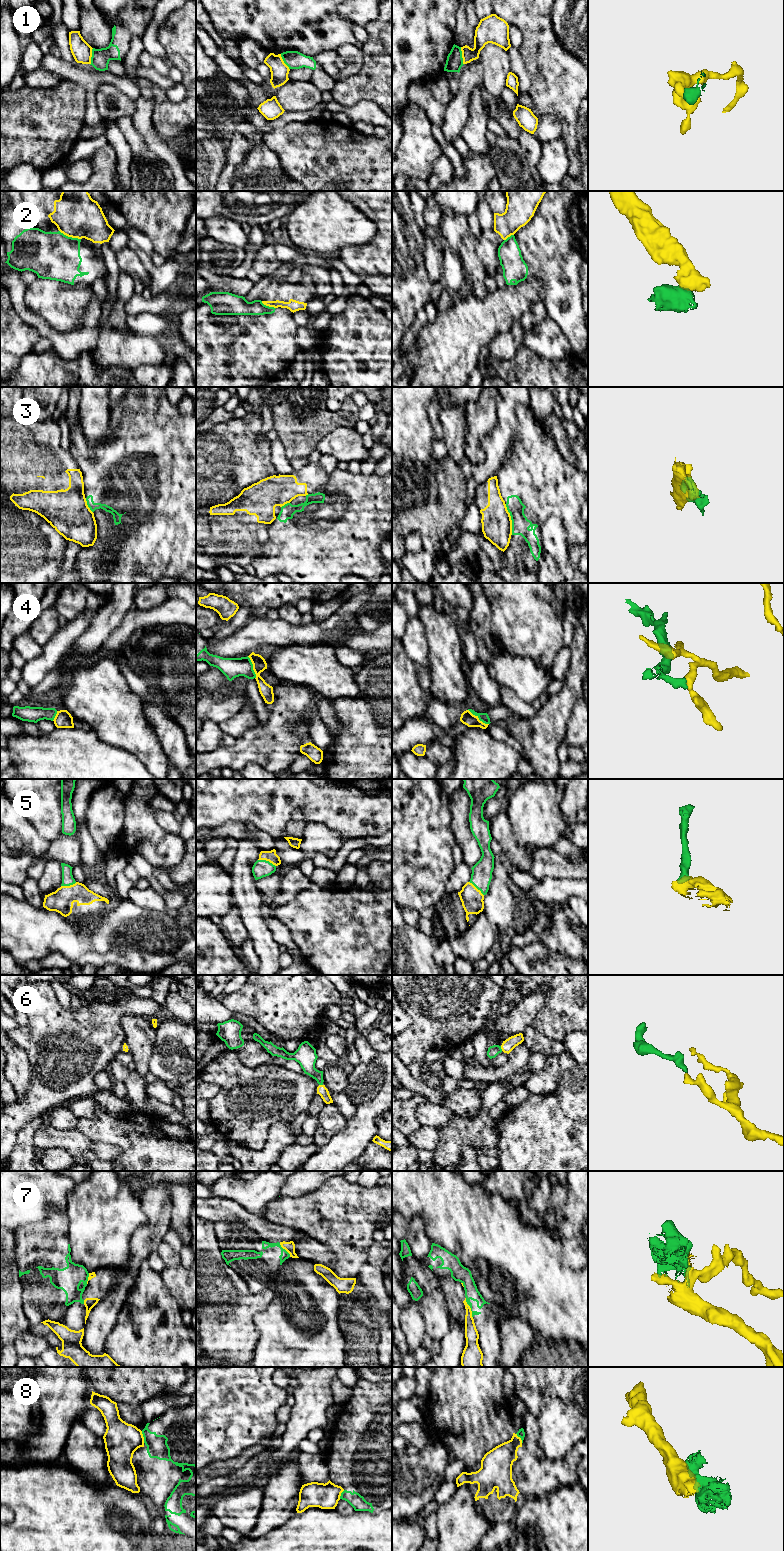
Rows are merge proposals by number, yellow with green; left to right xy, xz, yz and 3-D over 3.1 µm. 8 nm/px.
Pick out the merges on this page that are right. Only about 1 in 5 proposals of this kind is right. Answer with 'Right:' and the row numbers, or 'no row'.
Right: 5, 6

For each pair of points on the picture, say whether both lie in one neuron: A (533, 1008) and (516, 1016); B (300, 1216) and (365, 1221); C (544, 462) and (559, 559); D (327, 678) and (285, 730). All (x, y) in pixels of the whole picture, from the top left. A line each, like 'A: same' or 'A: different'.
A: same
B: same
C: different
D: different

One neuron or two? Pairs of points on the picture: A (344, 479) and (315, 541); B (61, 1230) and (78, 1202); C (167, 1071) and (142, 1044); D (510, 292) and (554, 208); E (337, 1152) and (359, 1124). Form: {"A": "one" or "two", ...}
{"A": "one", "B": "two", "C": "two", "D": "two", "E": "one"}

